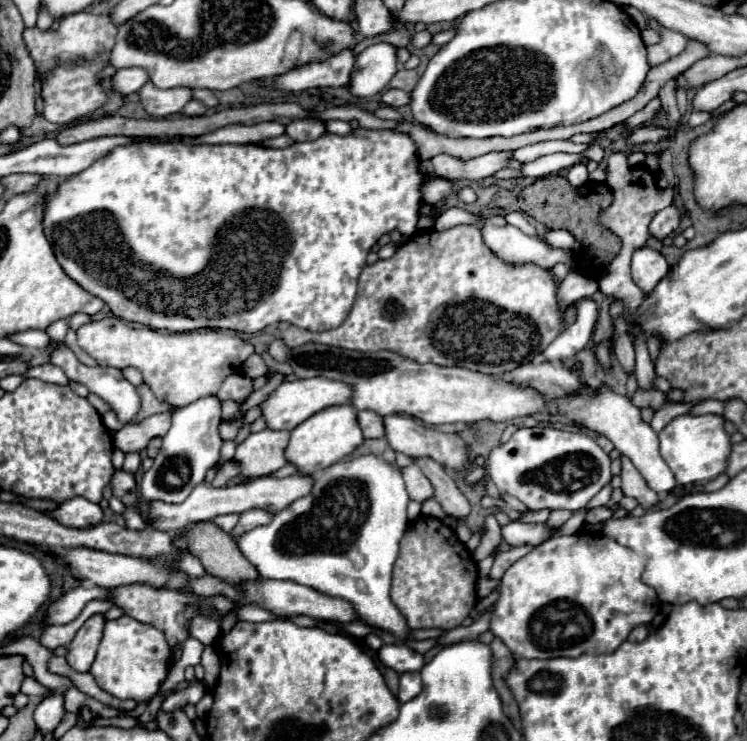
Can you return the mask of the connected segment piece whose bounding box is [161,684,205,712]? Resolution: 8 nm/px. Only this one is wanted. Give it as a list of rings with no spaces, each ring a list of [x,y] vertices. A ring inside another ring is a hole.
[[[191,684],[189,688],[179,690],[179,692],[171,694],[171,696],[167,696],[167,698],[165,698],[165,702],[161,704],[161,708],[163,708],[163,710],[167,710],[167,712],[173,712],[175,708],[185,706],[185,704],[197,704],[197,702],[201,700],[203,692],[205,692],[205,688],[203,688],[201,684]]]

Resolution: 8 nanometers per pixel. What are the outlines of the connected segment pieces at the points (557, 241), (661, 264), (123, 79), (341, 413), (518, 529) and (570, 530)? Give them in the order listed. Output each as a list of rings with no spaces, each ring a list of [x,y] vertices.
[[[549,230],[545,234],[545,242],[551,248],[567,248],[567,250],[579,250],[581,248],[581,244],[567,230]]]
[[[639,248],[631,260],[631,276],[633,282],[647,294],[655,288],[655,284],[667,274],[669,266],[665,258],[651,248]]]
[[[125,68],[117,70],[117,74],[111,78],[111,86],[115,92],[127,96],[133,92],[139,92],[141,86],[147,82],[147,72],[141,68]]]
[[[349,404],[343,406],[329,406],[305,422],[301,422],[293,432],[289,446],[285,450],[285,456],[291,464],[299,468],[303,474],[313,474],[317,470],[329,468],[329,464],[337,464],[345,456],[349,456],[357,446],[363,444],[363,432],[361,426],[357,424],[357,410]]]
[[[509,522],[505,526],[501,526],[501,536],[503,542],[507,542],[511,548],[517,546],[539,546],[545,540],[549,540],[553,534],[557,532],[557,528],[545,524],[523,524],[523,522]]]
[[[587,508],[583,510],[577,510],[577,512],[573,512],[573,516],[559,528],[559,532],[555,534],[555,536],[561,536],[561,534],[575,534],[575,532],[579,532],[581,530],[581,526],[583,526],[583,522],[585,522],[585,516],[587,516]]]

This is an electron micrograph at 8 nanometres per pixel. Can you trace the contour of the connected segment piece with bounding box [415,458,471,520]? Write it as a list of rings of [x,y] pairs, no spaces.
[[[417,458],[415,464],[423,470],[423,474],[435,486],[435,500],[443,506],[445,514],[455,516],[457,520],[465,520],[465,516],[469,516],[469,512],[471,512],[471,506],[469,506],[467,498],[455,486],[451,476],[445,472],[445,468],[439,466],[437,462],[433,462],[431,458]]]

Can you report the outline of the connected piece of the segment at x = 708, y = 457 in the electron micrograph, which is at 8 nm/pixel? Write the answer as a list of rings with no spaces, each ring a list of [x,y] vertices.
[[[705,414],[705,416],[677,416],[673,422],[669,422],[659,432],[661,442],[661,456],[673,470],[677,482],[683,484],[695,484],[695,482],[707,482],[719,476],[727,466],[727,456],[731,450],[729,434],[723,430],[723,416]]]

